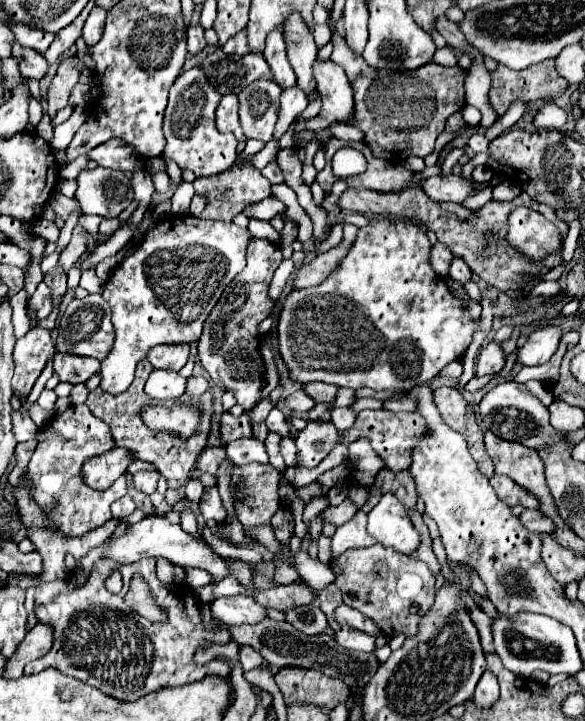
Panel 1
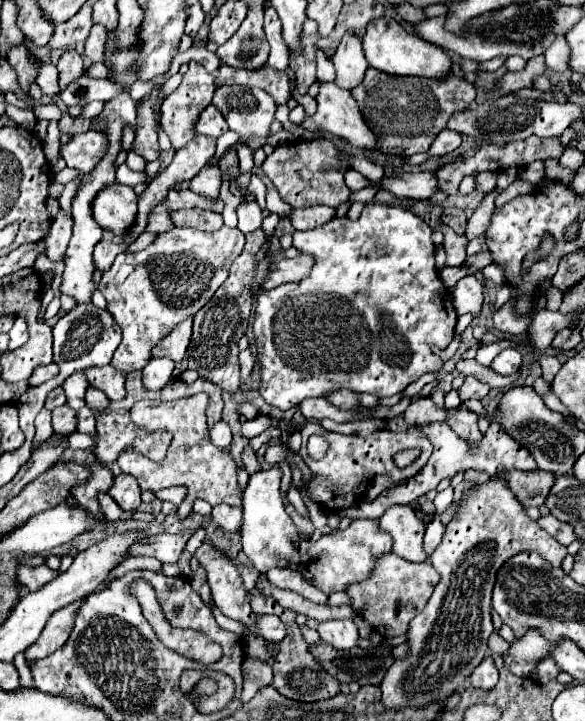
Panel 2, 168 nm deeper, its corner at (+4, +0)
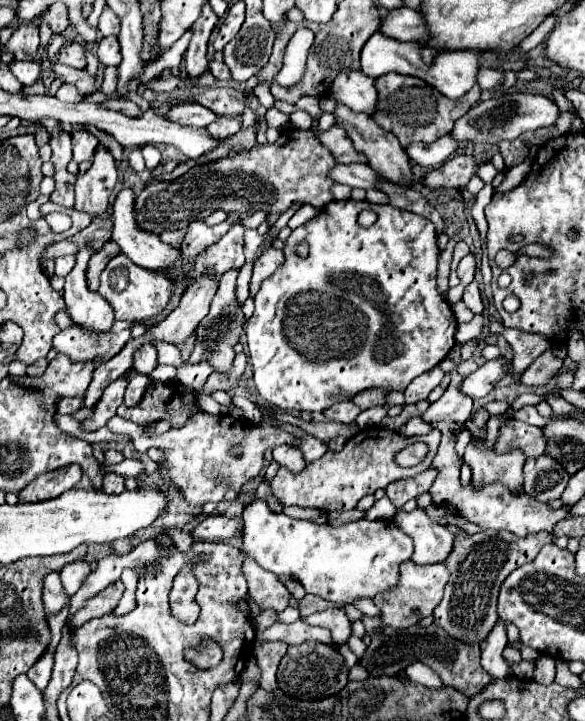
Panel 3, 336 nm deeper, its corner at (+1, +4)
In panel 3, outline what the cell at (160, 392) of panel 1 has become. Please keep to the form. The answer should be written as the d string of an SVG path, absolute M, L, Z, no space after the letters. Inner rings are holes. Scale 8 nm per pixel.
M144 344L134 352L132 368L140 374L150 374L156 368L156 348L152 344Z

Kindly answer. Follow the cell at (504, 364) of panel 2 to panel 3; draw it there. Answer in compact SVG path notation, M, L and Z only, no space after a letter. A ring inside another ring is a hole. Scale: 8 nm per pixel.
M494 358L488 360L484 366L480 366L476 372L466 376L460 384L462 394L468 394L472 400L480 400L492 392L492 388L498 384L502 376L506 376L506 360Z

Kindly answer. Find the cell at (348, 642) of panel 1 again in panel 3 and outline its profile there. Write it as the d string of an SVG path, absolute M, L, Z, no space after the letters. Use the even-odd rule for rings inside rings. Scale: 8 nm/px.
M326 608L322 612L316 612L316 614L310 614L308 618L304 618L308 624L314 624L314 626L324 626L332 632L332 638L334 642L340 646L344 644L350 634L352 634L352 624L348 620L348 616L344 614L342 608Z

